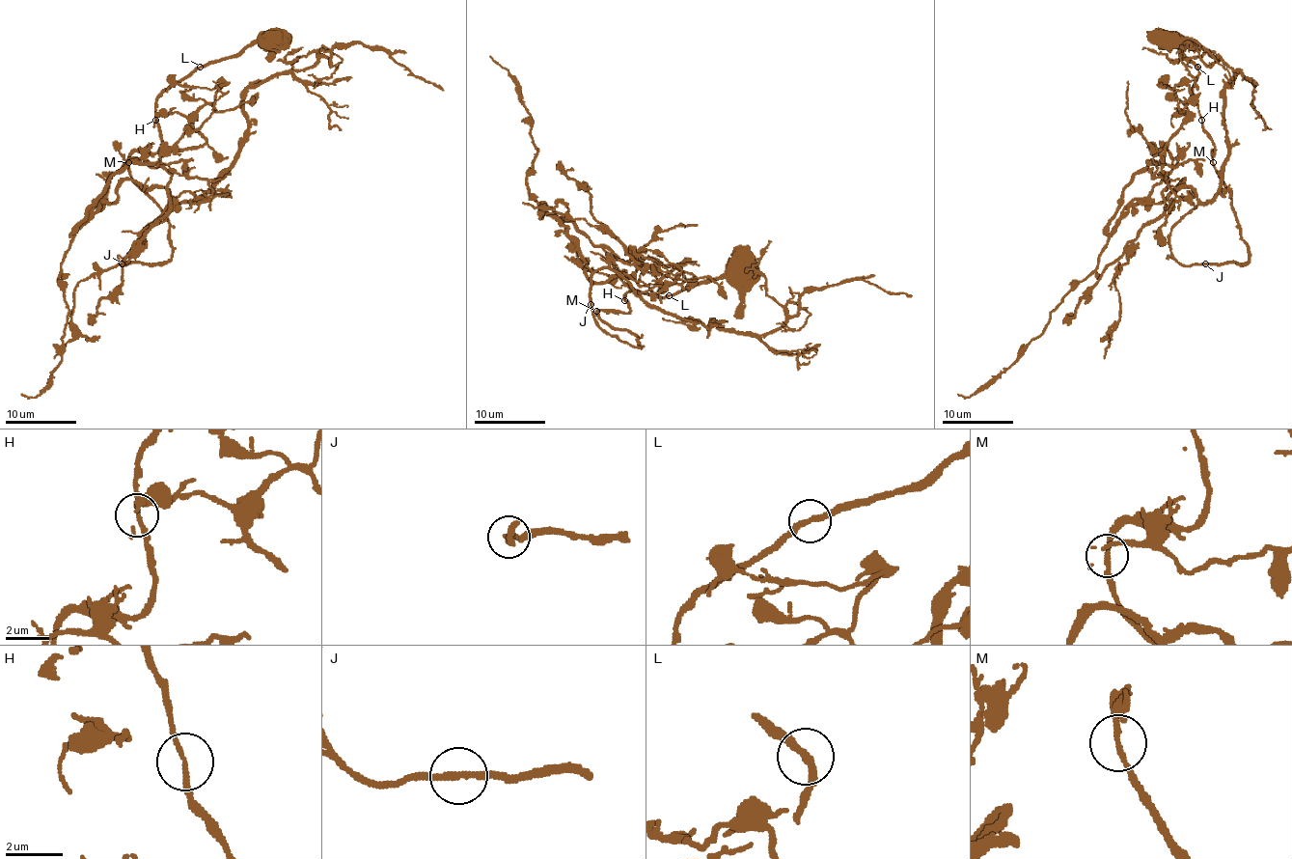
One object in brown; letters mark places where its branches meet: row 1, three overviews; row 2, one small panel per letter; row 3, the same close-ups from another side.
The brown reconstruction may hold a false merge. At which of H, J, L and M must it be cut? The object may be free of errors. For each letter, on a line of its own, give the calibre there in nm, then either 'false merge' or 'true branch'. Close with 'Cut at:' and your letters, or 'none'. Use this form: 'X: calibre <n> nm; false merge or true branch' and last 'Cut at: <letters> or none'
H: calibre 180 nm; true branch
J: calibre 200 nm; true branch
L: calibre 240 nm; true branch
M: calibre 170 nm; true branch
Cut at: none

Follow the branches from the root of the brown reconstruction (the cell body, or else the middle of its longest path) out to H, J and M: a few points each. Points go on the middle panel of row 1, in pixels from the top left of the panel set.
H: (740, 263), (735, 260), (717, 277), (677, 290), (671, 295), (654, 297), (641, 291), (628, 291), (624, 300)
J: (740, 263), (671, 295), (628, 291), (628, 313), (597, 312), (641, 346), (610, 336), (591, 304)
M: (740, 263), (735, 260), (717, 277), (671, 295), (628, 291), (624, 295), (628, 313), (596, 312)

